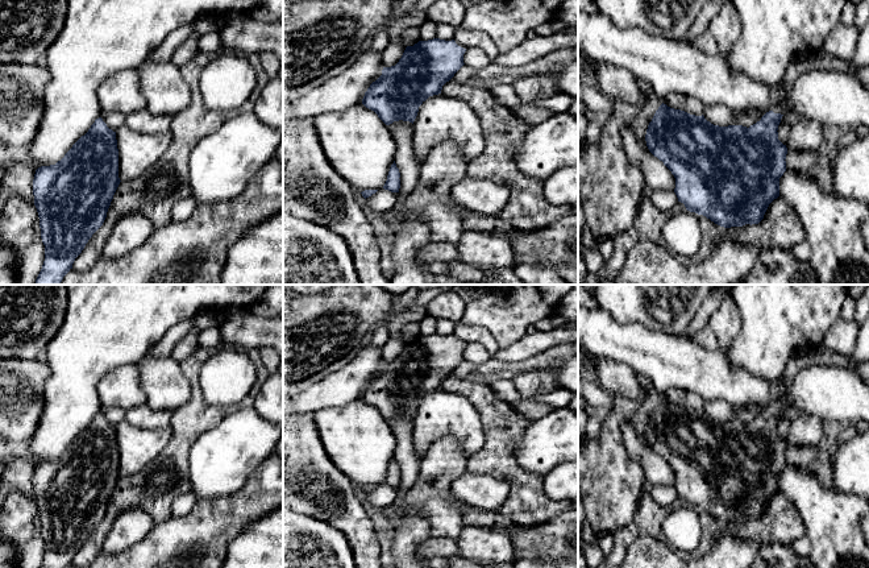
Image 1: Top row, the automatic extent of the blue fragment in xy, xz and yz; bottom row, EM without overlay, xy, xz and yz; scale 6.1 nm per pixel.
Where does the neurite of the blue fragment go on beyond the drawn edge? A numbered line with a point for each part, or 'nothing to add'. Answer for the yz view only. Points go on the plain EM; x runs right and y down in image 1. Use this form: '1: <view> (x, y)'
1: yz (785, 403)

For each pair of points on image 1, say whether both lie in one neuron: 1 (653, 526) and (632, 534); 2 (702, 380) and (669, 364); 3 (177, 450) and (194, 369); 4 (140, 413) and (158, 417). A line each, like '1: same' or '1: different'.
1: same
2: same
3: same
4: same

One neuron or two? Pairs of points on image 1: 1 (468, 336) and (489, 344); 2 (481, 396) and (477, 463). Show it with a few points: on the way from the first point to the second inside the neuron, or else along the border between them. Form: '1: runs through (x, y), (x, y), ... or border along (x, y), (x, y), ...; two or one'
1: runs through (473, 336), (483, 339); one
2: runs through (493, 413), (493, 446); one

